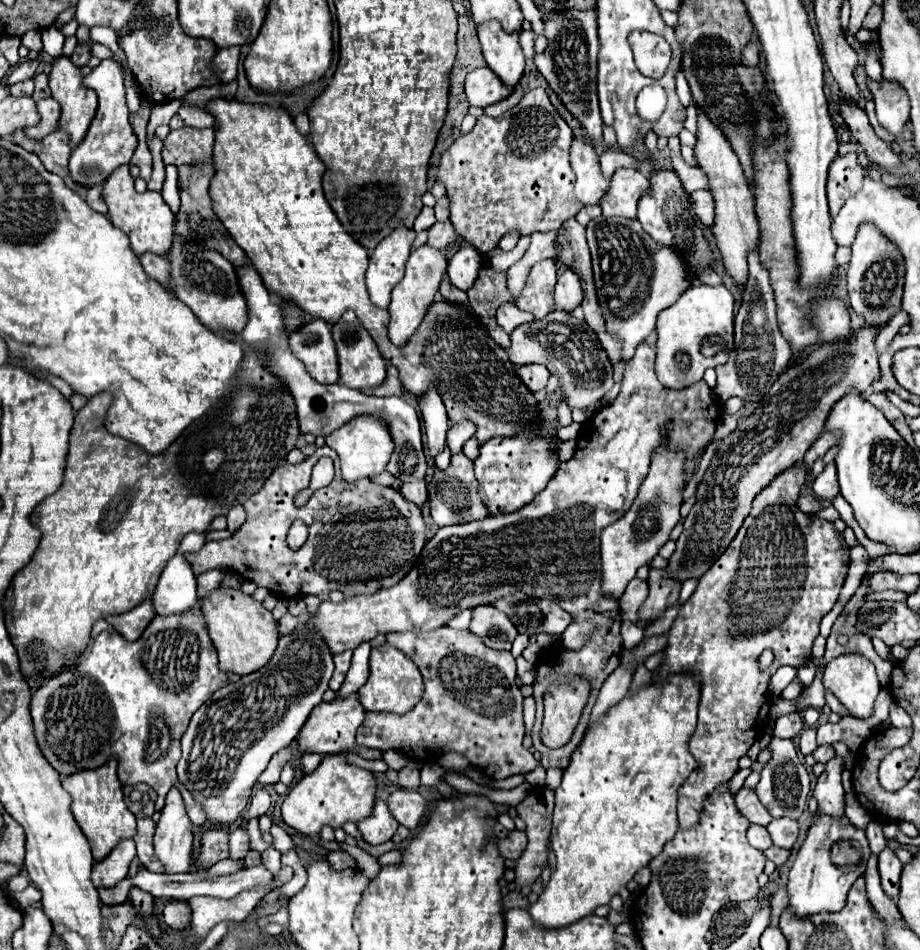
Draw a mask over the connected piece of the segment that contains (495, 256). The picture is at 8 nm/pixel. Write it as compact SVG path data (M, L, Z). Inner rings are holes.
M521 236L519 244L511 252L503 252L503 250L495 248L493 252L487 254L487 262L493 264L493 268L497 268L501 272L501 270L513 266L517 260L521 260L525 254L525 248L529 248L529 236Z

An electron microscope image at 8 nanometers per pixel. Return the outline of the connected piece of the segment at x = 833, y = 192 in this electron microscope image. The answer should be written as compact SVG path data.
M849 152L845 156L837 156L829 168L827 178L827 198L829 198L829 210L831 216L837 216L845 200L857 192L863 184L865 170L857 164L857 154Z

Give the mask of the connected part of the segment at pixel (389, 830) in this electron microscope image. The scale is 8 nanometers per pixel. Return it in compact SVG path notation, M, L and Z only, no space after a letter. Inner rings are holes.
M383 800L375 802L375 808L373 808L371 816L357 822L357 828L363 836L363 840L369 842L369 844L389 842L391 836L397 832L397 826L399 824L393 820L393 816L389 814L387 804Z

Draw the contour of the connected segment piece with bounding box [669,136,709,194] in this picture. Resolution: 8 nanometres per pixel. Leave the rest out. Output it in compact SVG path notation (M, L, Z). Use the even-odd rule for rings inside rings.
M671 136L669 138L669 150L671 150L671 162L673 162L673 170L677 172L679 180L683 182L683 188L691 194L695 190L708 189L708 180L705 174L701 174L701 168L691 166L683 160L681 152L679 152L679 138Z

